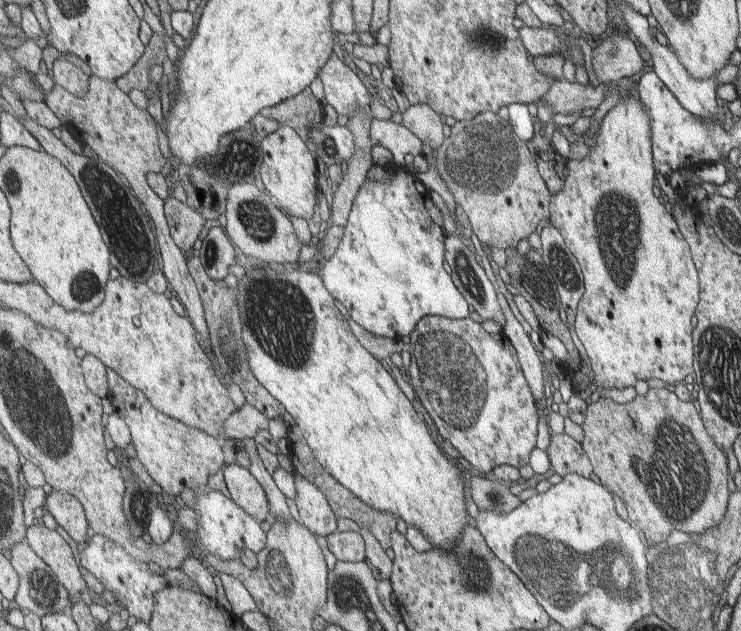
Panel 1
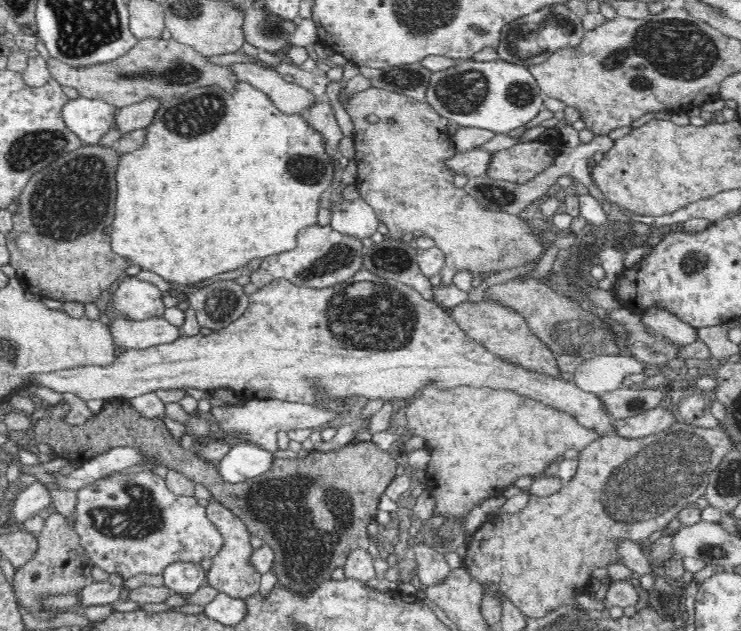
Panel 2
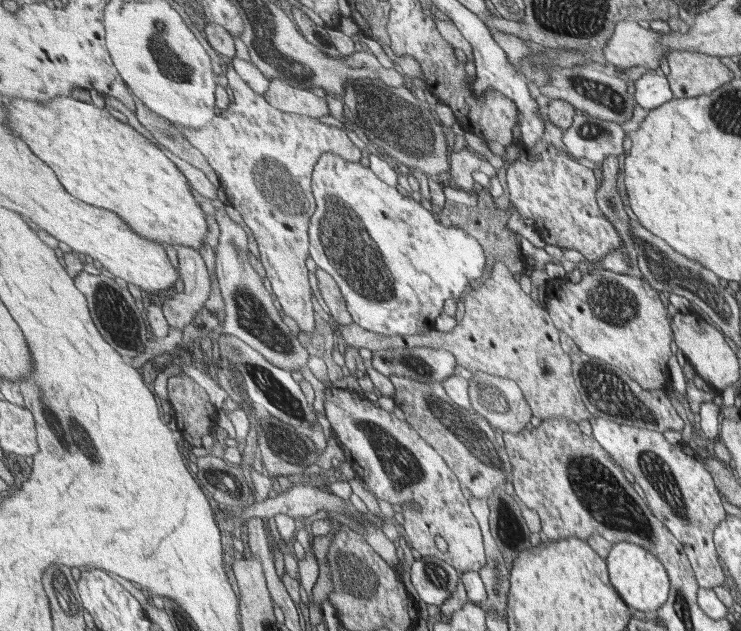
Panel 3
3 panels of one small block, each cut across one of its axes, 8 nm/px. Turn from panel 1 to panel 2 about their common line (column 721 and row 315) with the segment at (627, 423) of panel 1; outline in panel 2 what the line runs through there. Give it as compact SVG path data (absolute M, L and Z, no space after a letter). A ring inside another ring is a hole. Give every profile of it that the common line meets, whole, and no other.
M484 302L478 308L470 308L462 303L462 306L452 310L452 316L454 316L453 320L462 326L466 335L484 345L488 351L500 355L500 358L508 359L508 362L516 363L528 370L554 377L559 376L555 353L531 331L527 321L512 312L512 309L504 309L502 304L493 304L493 302L492 304Z

